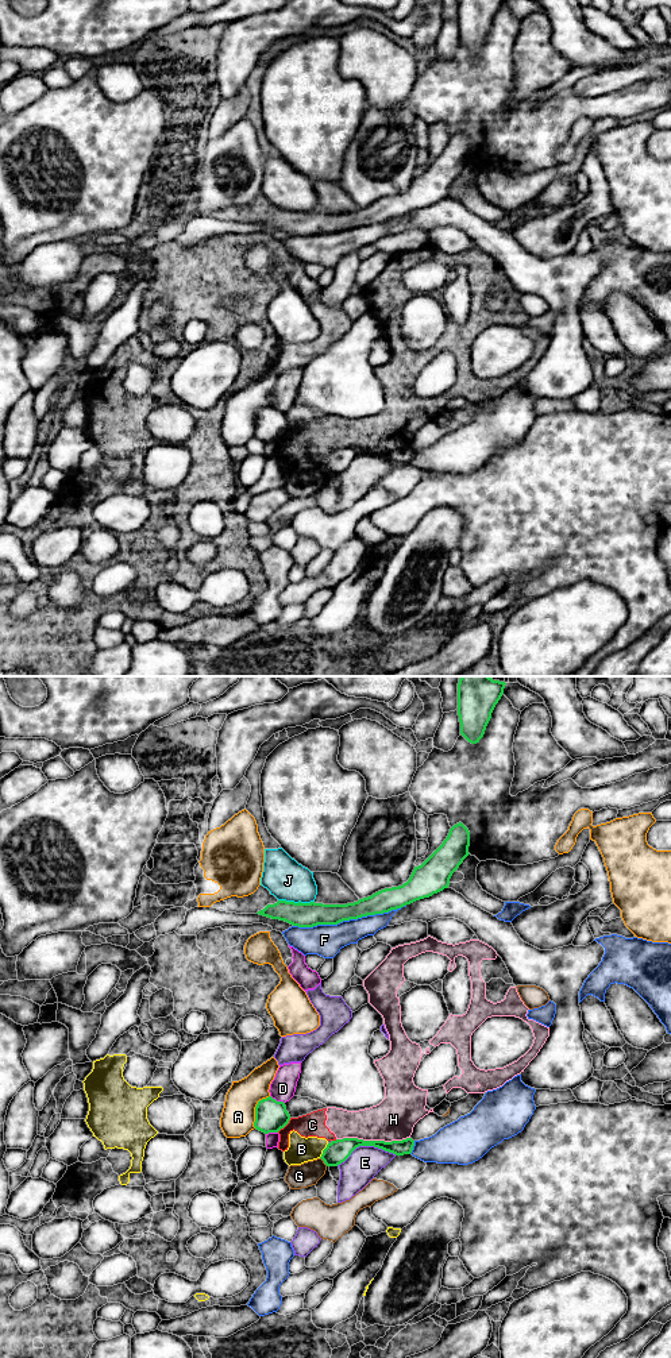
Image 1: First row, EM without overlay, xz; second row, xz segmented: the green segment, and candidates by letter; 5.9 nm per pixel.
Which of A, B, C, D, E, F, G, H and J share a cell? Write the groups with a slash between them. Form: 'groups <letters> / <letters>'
groups A / B C H / D / E / F / G / J

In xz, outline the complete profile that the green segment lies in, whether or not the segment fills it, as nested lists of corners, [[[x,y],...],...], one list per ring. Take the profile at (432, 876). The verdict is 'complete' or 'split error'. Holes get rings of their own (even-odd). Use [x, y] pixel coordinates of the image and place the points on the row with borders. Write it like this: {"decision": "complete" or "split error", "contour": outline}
{"decision": "complete", "contour": [[[459,822],[450,829],[443,844],[421,865],[414,867],[402,886],[381,890],[347,904],[278,900],[257,914],[298,927],[313,927],[389,913],[448,888],[452,873],[470,854],[468,846],[470,832]]]}

